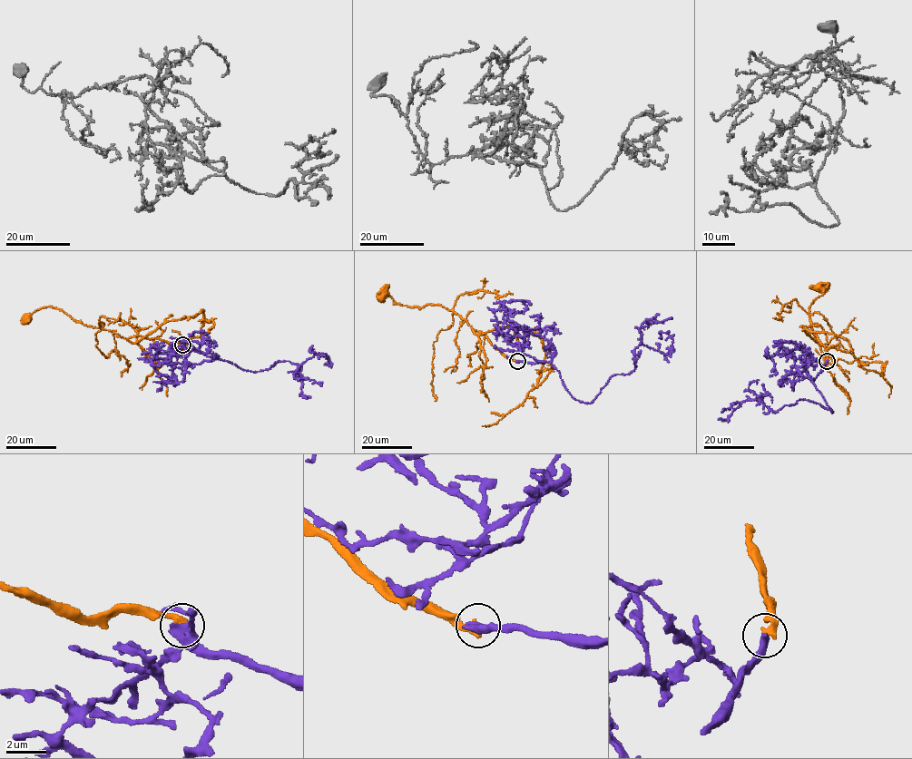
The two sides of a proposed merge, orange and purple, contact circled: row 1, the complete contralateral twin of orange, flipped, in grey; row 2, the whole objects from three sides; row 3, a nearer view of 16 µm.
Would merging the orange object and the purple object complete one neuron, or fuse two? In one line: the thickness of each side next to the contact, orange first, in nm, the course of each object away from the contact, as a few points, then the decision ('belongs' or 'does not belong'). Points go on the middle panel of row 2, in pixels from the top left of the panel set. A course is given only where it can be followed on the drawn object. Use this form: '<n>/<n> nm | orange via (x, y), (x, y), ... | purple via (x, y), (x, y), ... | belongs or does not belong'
340/500 nm | orange via (518, 362), (495, 350), (484, 335), (451, 310), (429, 304), (407, 306), (383, 295) | purple via (517, 361), (550, 362), (589, 403), (634, 367), (638, 345), (665, 355), (672, 340), (661, 339) | belongs

